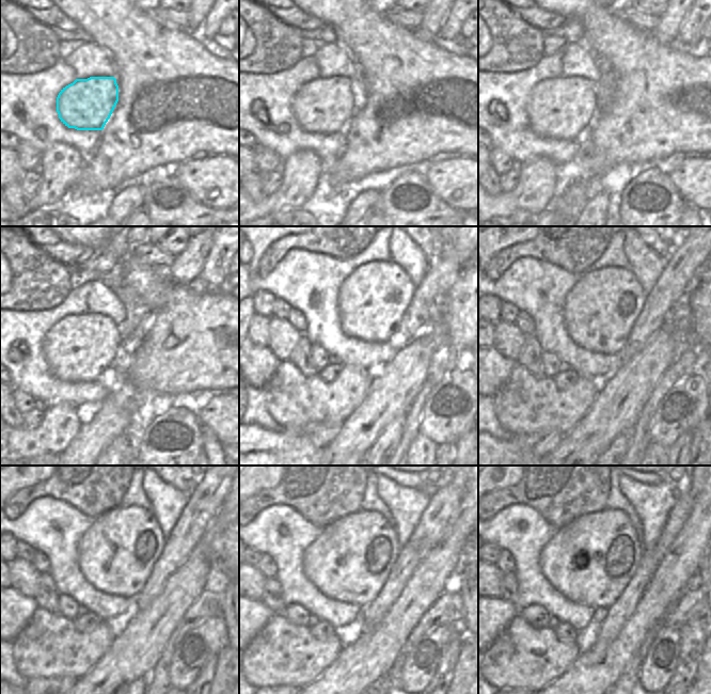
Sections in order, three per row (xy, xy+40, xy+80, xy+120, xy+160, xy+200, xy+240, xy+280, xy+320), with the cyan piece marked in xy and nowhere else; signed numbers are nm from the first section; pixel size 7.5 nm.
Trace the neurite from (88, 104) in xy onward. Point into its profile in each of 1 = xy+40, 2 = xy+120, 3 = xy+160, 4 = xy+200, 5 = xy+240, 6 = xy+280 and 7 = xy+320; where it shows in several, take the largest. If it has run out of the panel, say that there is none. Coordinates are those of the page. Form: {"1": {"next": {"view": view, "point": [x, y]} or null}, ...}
{"1": {"next": {"view": "xy+40", "point": [325, 106]}}, "2": {"next": {"view": "xy+120", "point": [80, 348]}}, "3": {"next": {"view": "xy+160", "point": [372, 300]}}, "4": {"next": {"view": "xy+200", "point": [599, 312]}}, "5": {"next": {"view": "xy+240", "point": [116, 553]}}, "6": {"next": {"view": "xy+280", "point": [350, 560]}}, "7": {"next": {"view": "xy+320", "point": [590, 561]}}}

